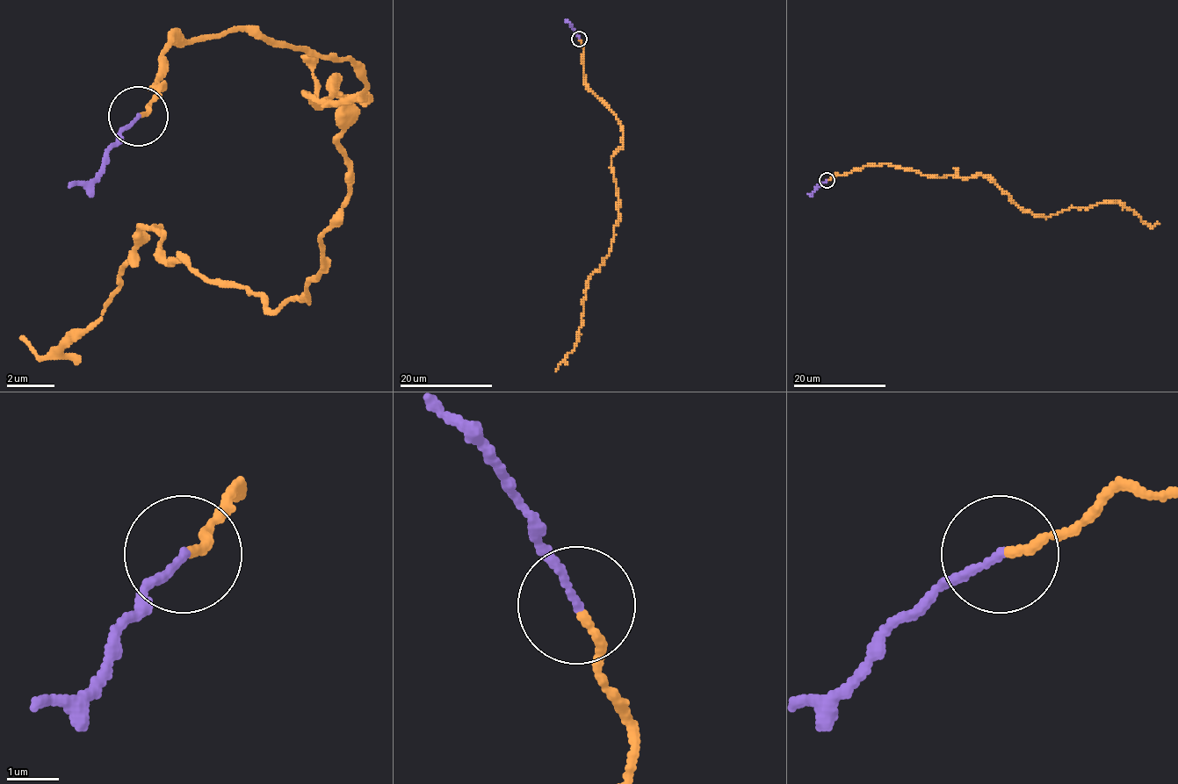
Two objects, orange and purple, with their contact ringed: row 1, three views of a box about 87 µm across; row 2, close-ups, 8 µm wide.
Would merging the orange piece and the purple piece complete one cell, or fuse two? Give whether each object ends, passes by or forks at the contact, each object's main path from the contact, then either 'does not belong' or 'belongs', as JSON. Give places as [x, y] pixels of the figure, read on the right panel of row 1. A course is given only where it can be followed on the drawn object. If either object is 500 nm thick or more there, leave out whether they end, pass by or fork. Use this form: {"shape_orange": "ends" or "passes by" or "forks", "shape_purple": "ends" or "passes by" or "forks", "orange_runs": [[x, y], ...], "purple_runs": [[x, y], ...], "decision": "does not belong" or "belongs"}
{"shape_orange": "ends", "shape_purple": "ends", "orange_runs": [[827, 180], [889, 164], [932, 176], [987, 176], [1024, 211], [1045, 218], [1119, 201], [1150, 226], [1159, 223]], "purple_runs": [[827, 180], [808, 194]], "decision": "does not belong"}

